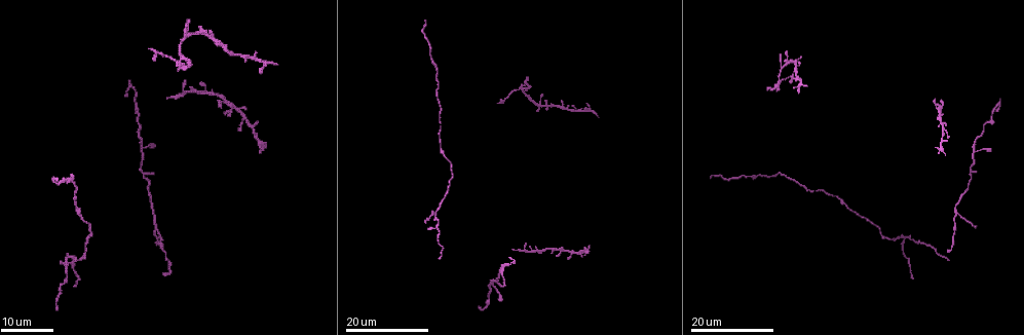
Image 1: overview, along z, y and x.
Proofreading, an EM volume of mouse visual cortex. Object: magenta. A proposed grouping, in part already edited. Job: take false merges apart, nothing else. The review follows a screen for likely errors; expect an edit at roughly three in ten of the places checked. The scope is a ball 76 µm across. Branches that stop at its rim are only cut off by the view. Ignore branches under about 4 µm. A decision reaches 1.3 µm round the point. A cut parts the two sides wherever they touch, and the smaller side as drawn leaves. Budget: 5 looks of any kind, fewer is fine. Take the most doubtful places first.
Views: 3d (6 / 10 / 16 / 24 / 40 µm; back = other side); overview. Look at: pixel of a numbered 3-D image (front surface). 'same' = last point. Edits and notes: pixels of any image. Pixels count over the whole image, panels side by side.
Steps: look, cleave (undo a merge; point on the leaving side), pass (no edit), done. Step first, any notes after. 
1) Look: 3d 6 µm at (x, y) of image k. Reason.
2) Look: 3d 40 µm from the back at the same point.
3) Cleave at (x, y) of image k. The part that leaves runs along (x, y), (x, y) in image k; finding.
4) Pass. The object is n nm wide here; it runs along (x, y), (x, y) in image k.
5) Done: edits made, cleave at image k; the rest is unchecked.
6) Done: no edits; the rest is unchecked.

Look: 3d 16 µm at (957, 215) of image 1. Arms part here.

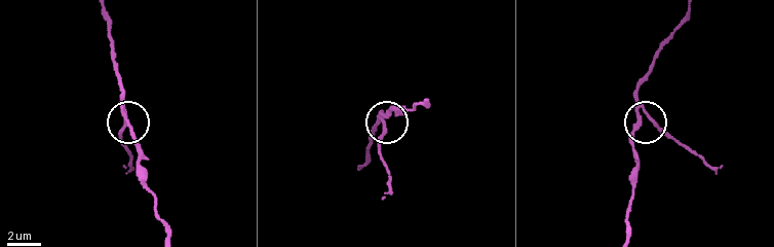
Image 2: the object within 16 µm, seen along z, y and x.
Look: 3d 6 µm at (646, 114) of image 2.

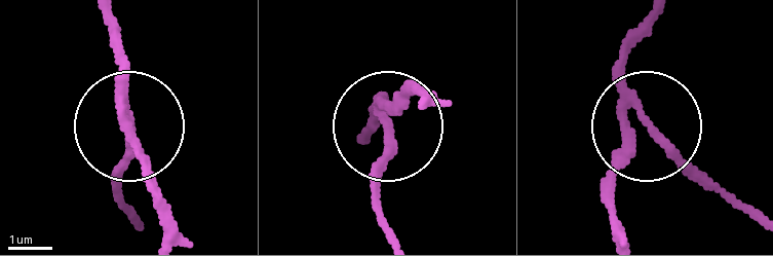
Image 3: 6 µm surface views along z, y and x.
Cleave at (148, 156) of image 3. The object is 210 nm wide here; the part that leaves runs along (123, 95), (116, 21) in image 3; two cells meet here.

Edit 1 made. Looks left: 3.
Look: overview.

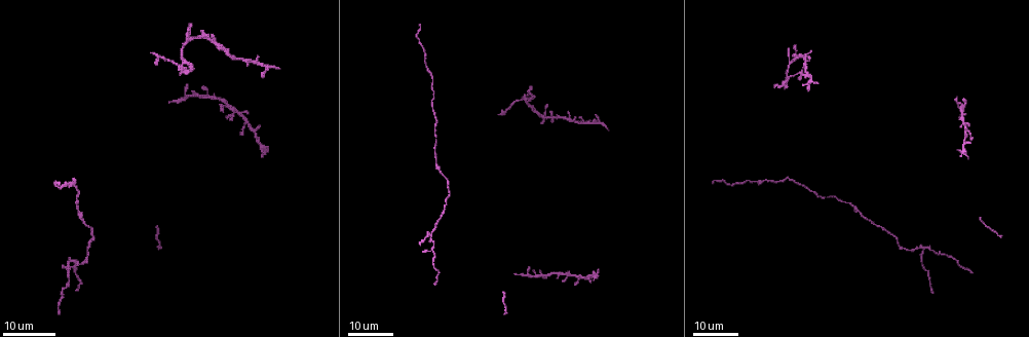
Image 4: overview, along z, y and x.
Look: 3d 24 µm at (70, 262) of image 4. Three-way junction.

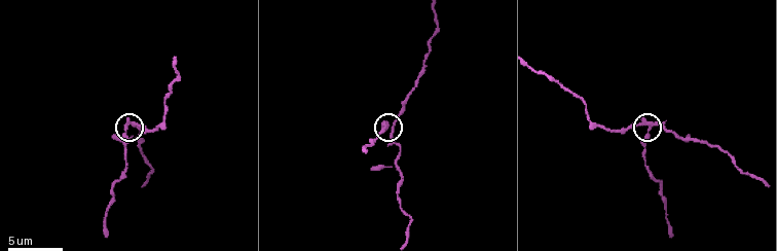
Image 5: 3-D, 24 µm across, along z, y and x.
Look: 3d 6 µm at (127, 124) of image 5. Closer look.

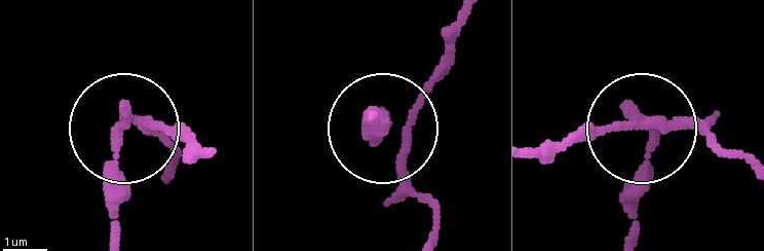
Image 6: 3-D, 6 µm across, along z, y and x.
Pass. 3 arms meet here; one cell here.

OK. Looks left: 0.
Done: edits made, cleave at image 3; the rest is unchecked.

